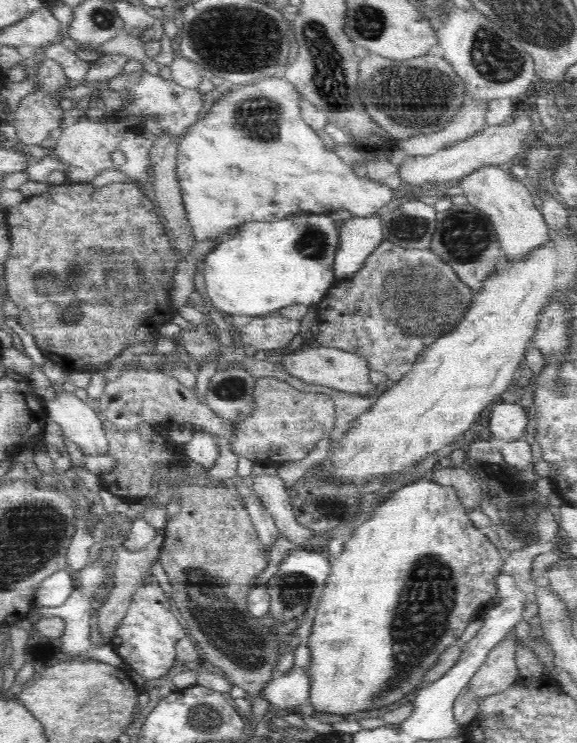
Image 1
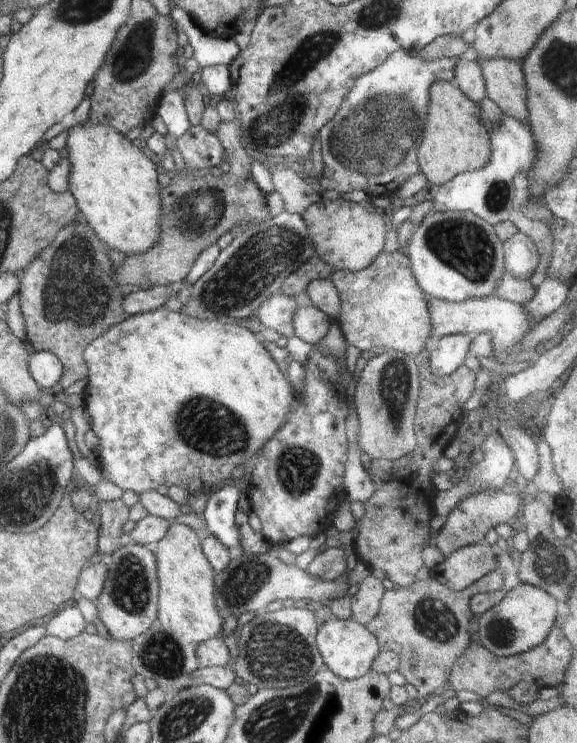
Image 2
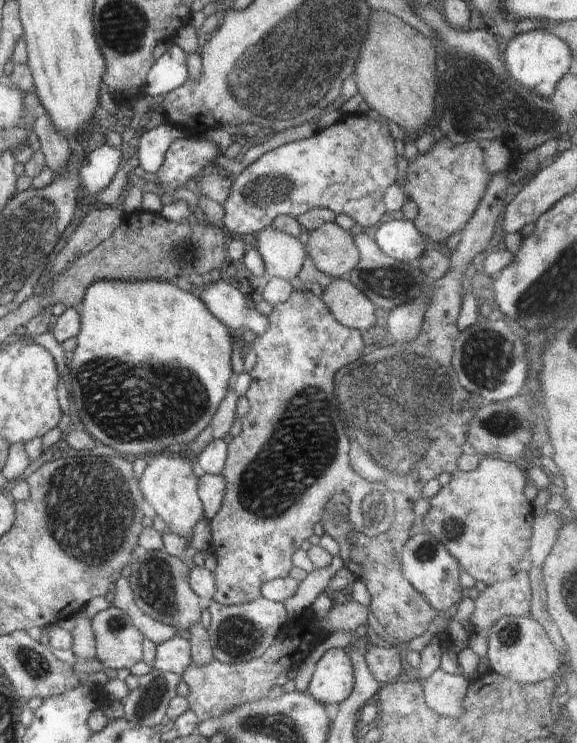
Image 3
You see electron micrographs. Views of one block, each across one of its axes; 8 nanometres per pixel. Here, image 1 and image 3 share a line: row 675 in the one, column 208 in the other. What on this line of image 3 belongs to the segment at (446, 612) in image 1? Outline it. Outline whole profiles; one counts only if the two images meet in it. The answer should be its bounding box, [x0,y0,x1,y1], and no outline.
[66,280,234,459]

